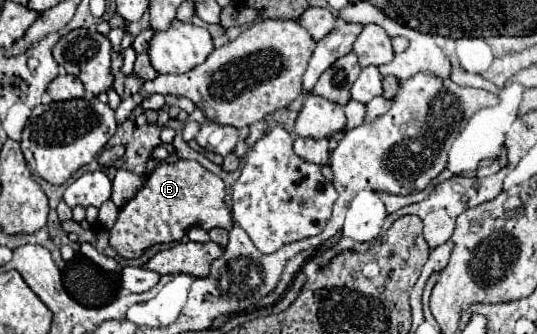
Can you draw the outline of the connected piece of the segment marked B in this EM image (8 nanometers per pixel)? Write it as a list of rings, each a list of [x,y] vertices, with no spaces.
[[[196,160],[162,162],[138,194],[120,208],[116,224],[110,230],[110,246],[122,258],[140,258],[154,244],[180,242],[194,226],[230,230],[232,216],[224,202],[224,182]]]

